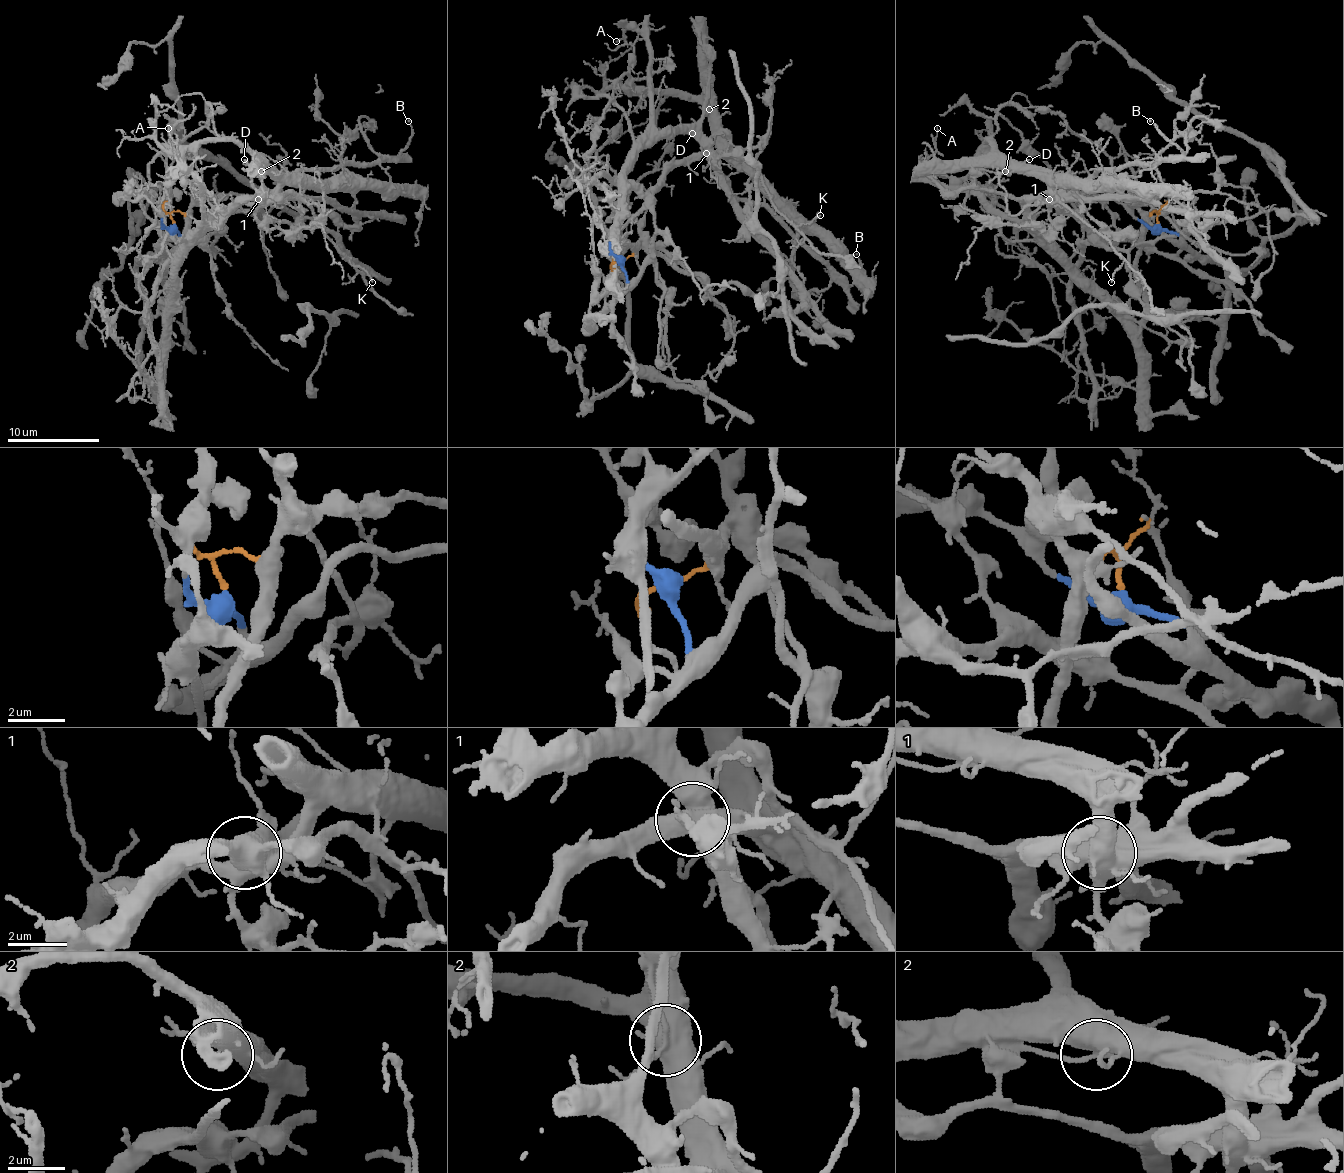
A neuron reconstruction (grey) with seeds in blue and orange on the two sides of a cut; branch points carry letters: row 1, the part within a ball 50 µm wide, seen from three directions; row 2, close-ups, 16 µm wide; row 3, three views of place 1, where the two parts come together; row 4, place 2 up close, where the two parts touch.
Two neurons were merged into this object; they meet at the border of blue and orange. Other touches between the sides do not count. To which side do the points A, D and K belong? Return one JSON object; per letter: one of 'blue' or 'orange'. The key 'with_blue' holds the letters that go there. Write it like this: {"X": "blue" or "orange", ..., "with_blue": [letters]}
{"A": "orange", "D": "orange", "K": "orange", "with_blue": []}

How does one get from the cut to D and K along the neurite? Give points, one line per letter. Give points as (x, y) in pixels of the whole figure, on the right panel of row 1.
D: (1157, 222), (1154, 211), (1136, 259), (1145, 315), (1124, 321), (1018, 199), (974, 185), (984, 169), (1030, 160)
K: (1157, 222), (1136, 259), (1145, 315), (1124, 321), (1034, 229), (1030, 197), (1099, 234), (1122, 259), (1111, 282)

